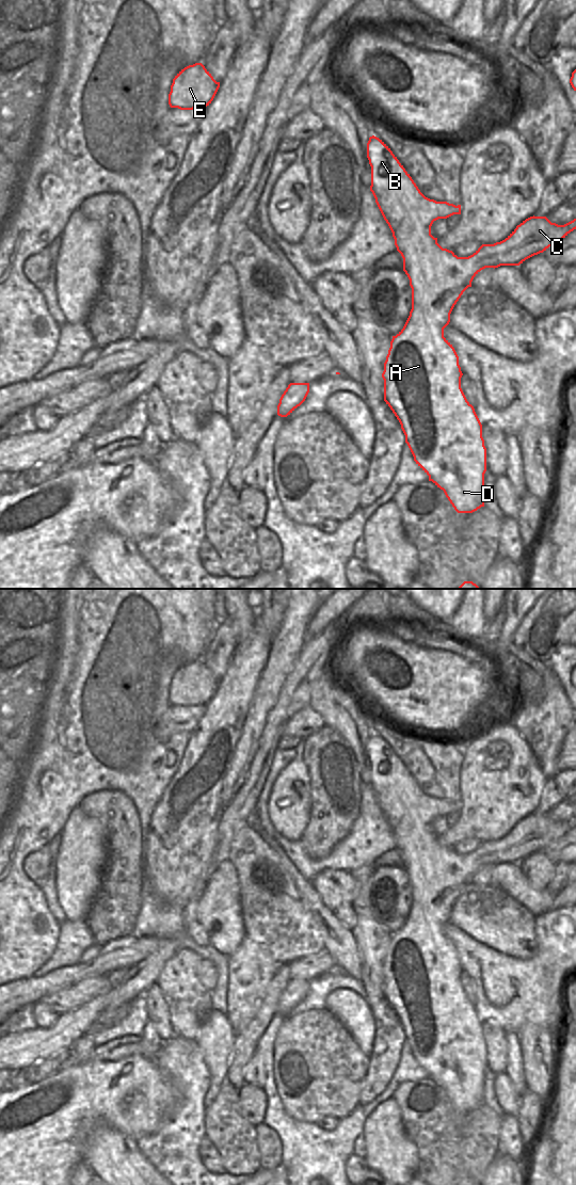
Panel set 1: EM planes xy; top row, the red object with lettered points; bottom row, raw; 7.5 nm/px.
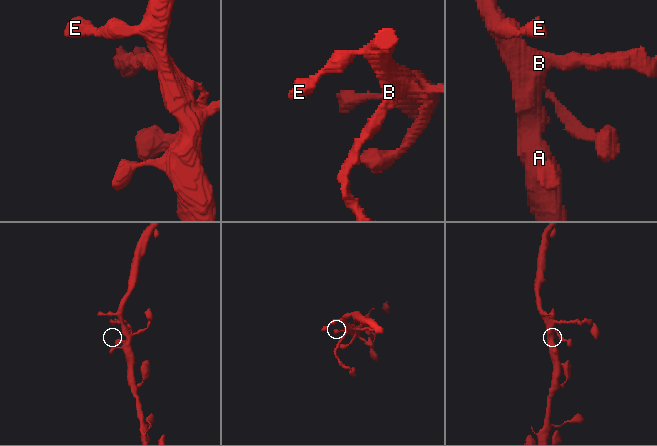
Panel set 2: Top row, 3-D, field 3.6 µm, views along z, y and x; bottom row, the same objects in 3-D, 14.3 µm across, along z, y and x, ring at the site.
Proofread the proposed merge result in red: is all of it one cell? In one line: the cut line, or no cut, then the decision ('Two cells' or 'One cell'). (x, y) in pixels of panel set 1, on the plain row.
No split. One cell

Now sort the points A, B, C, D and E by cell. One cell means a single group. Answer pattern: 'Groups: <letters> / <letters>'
Groups: A B C D E

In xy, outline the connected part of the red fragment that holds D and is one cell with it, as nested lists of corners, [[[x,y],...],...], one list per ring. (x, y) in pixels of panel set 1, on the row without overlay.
[[[372,733],[367,740],[367,755],[371,764],[371,783],[375,800],[388,821],[397,848],[403,855],[403,868],[412,885],[412,907],[403,926],[393,933],[390,945],[384,960],[384,998],[401,1022],[416,1061],[429,1073],[458,1110],[473,1110],[484,1104],[484,1071],[486,1069],[486,1045],[482,1035],[482,1022],[474,1004],[467,998],[462,986],[463,973],[459,954],[452,942],[444,934],[444,926],[450,919],[450,911],[463,892],[471,884],[474,875],[485,865],[519,863],[526,856],[543,850],[549,844],[565,835],[576,827],[576,816],[564,821],[551,820],[546,814],[530,814],[523,818],[502,838],[482,842],[473,852],[458,854],[452,848],[443,846],[437,835],[431,832],[431,823],[438,816],[461,812],[461,802],[436,799],[426,795],[390,746],[379,735]]]

